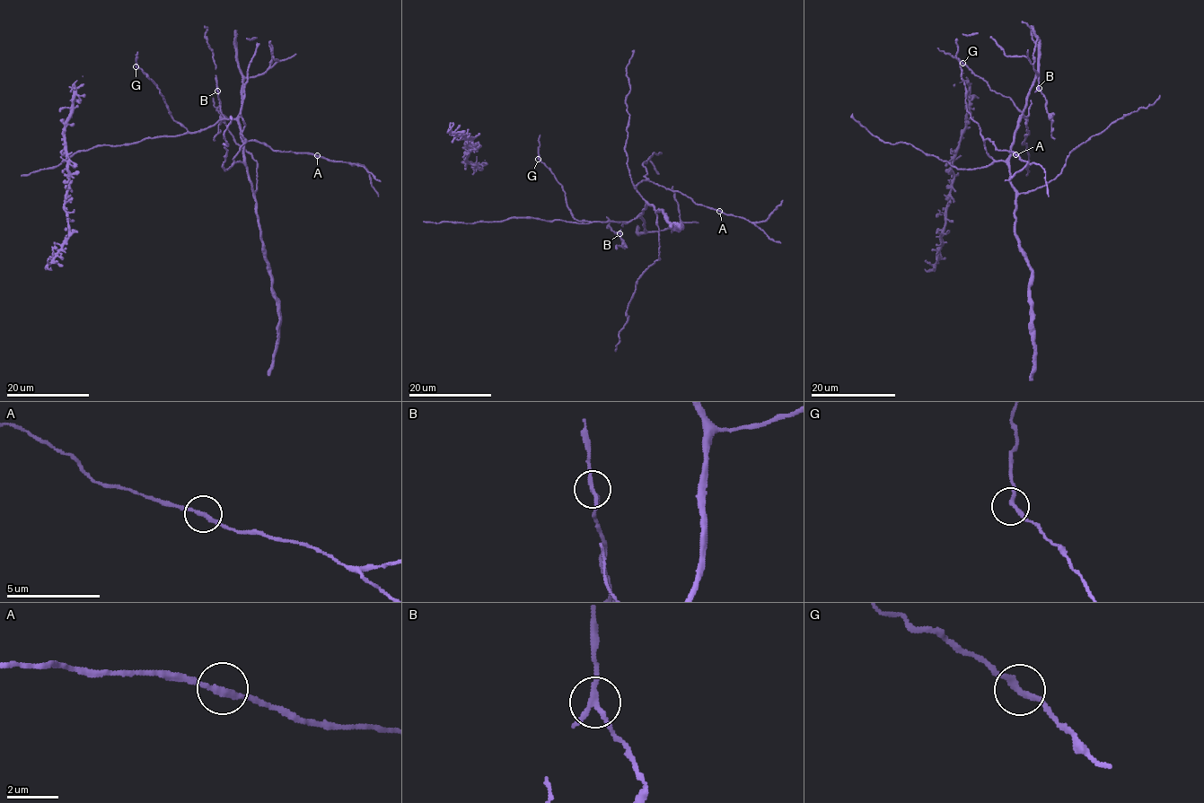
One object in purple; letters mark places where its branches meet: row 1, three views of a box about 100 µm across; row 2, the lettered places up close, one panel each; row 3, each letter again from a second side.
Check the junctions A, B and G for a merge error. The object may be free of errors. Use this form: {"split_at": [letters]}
{"split_at": ["B"]}

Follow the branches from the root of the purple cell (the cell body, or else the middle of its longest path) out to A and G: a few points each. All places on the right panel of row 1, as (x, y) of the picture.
A: (1022, 113), (1027, 131), (1027, 117), (1022, 117), (1006, 161), (994, 161), (985, 140), (997, 150), (1015, 154)
G: (1022, 113), (1008, 97), (992, 91), (962, 63)

